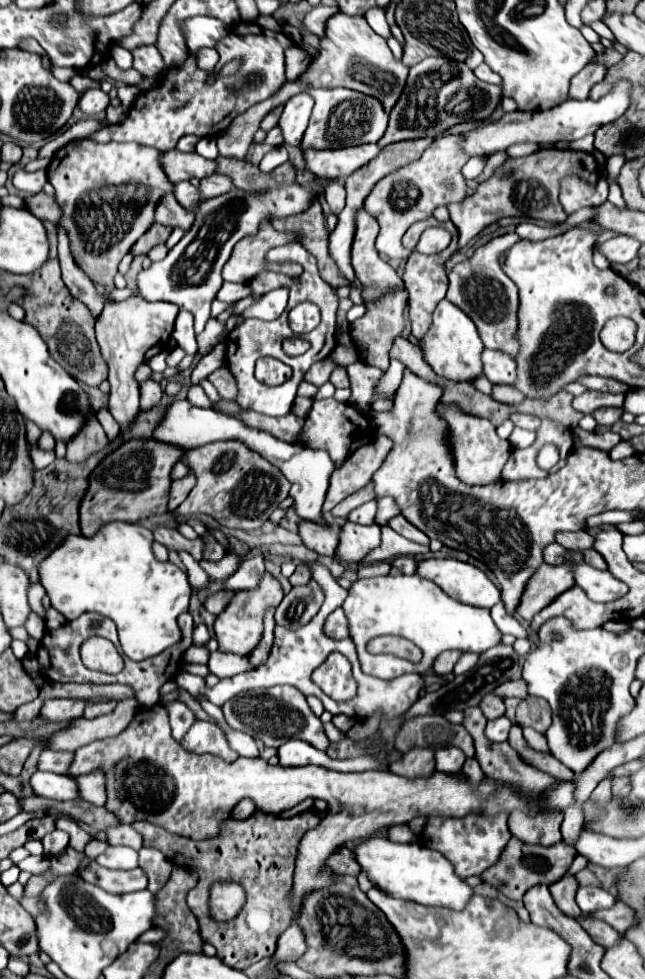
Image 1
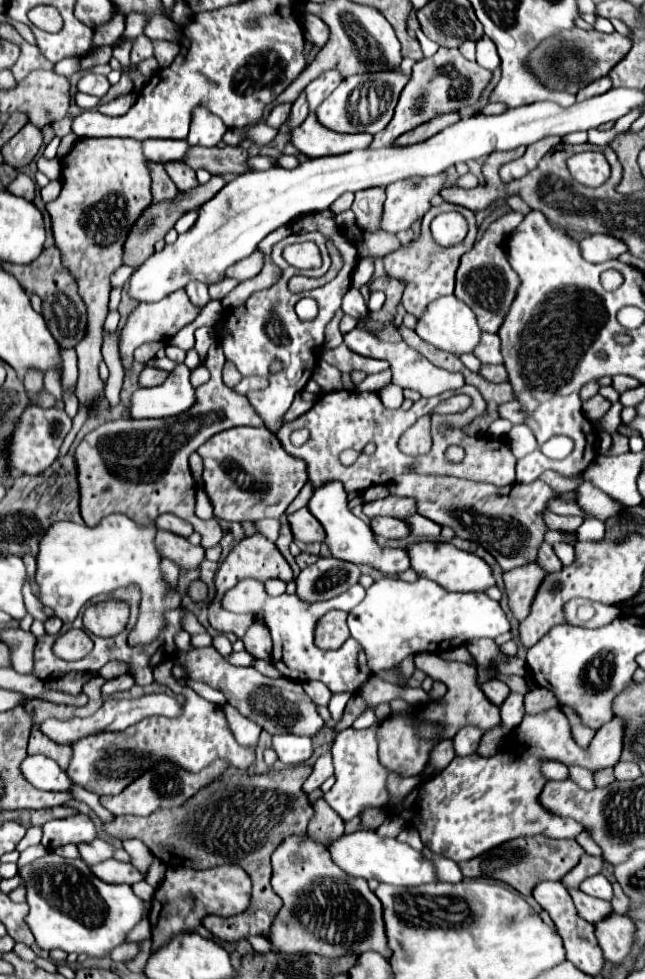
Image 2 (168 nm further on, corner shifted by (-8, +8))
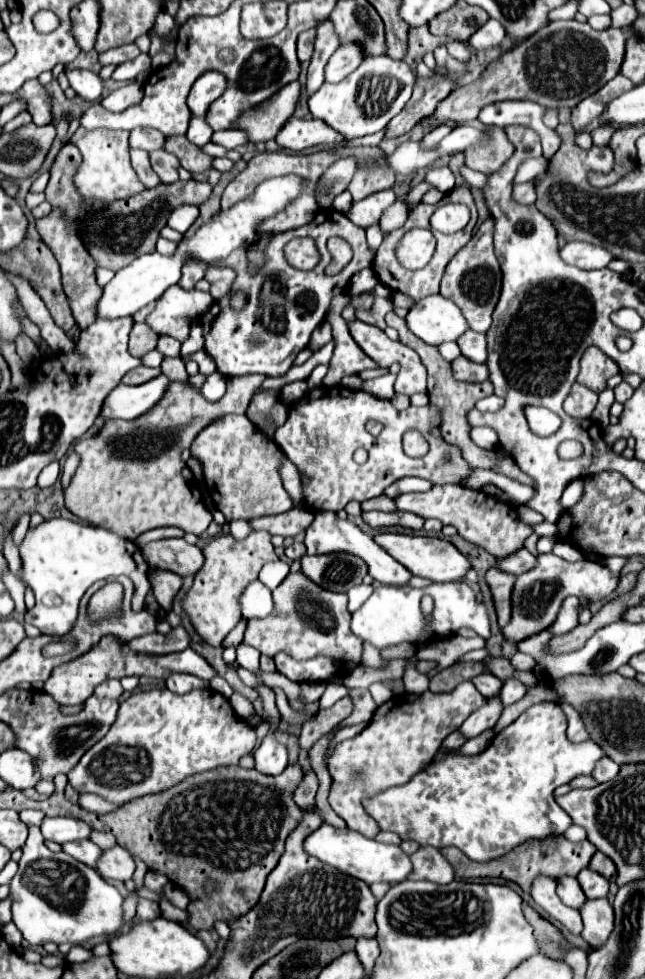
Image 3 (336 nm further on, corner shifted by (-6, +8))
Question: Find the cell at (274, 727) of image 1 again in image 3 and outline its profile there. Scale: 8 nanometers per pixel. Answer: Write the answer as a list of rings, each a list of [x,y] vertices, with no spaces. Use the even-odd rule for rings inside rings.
[[[104,636],[92,650],[86,654],[70,660],[68,664],[56,666],[50,674],[50,678],[44,684],[44,692],[50,694],[58,704],[62,706],[74,706],[74,704],[84,704],[88,696],[92,696],[94,688],[102,684],[108,678],[124,678],[124,676],[146,676],[146,678],[168,678],[174,672],[186,672],[194,674],[202,680],[210,680],[216,672],[214,668],[198,656],[192,648],[186,648],[182,652],[174,654],[164,654],[164,656],[152,656],[152,654],[134,654],[134,652],[124,652],[124,642],[120,642],[116,636]]]

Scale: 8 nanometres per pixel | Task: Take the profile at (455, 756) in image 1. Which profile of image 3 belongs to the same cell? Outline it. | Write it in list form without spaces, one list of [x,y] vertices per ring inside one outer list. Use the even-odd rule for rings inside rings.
[[[494,696],[494,698],[488,698],[484,706],[480,706],[476,712],[472,712],[466,722],[460,726],[460,732],[466,736],[466,738],[474,738],[478,734],[482,734],[484,730],[492,728],[500,714],[502,714],[502,704],[500,704],[500,696]]]

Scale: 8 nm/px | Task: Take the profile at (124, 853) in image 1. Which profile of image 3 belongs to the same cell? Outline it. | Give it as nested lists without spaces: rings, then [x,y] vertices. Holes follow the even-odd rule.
[[[76,840],[76,842],[66,842],[62,844],[62,850],[76,858],[78,862],[84,862],[86,866],[96,868],[96,860],[100,858],[102,850],[92,842],[92,840]]]

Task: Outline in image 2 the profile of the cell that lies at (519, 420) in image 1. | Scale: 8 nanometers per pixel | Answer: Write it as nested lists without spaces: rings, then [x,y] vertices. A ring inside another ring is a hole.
[[[518,400],[506,402],[506,404],[500,408],[500,416],[502,416],[502,418],[508,418],[512,424],[526,422],[526,420],[524,420],[524,418],[526,418],[526,410],[524,410],[524,406],[522,406]]]

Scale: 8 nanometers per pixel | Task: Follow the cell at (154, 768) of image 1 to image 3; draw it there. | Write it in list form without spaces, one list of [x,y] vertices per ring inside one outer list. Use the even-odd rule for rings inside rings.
[[[80,794],[80,796],[78,796],[78,804],[80,804],[84,810],[96,812],[96,814],[104,814],[104,812],[116,810],[114,804],[104,802],[104,798],[100,798],[100,796],[96,796],[96,794]]]

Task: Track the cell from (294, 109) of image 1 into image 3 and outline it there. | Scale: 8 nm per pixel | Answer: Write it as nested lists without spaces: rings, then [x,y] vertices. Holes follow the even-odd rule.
[[[358,42],[342,44],[330,58],[326,66],[326,80],[328,82],[340,82],[348,74],[352,74],[360,62],[364,60],[364,48]]]

